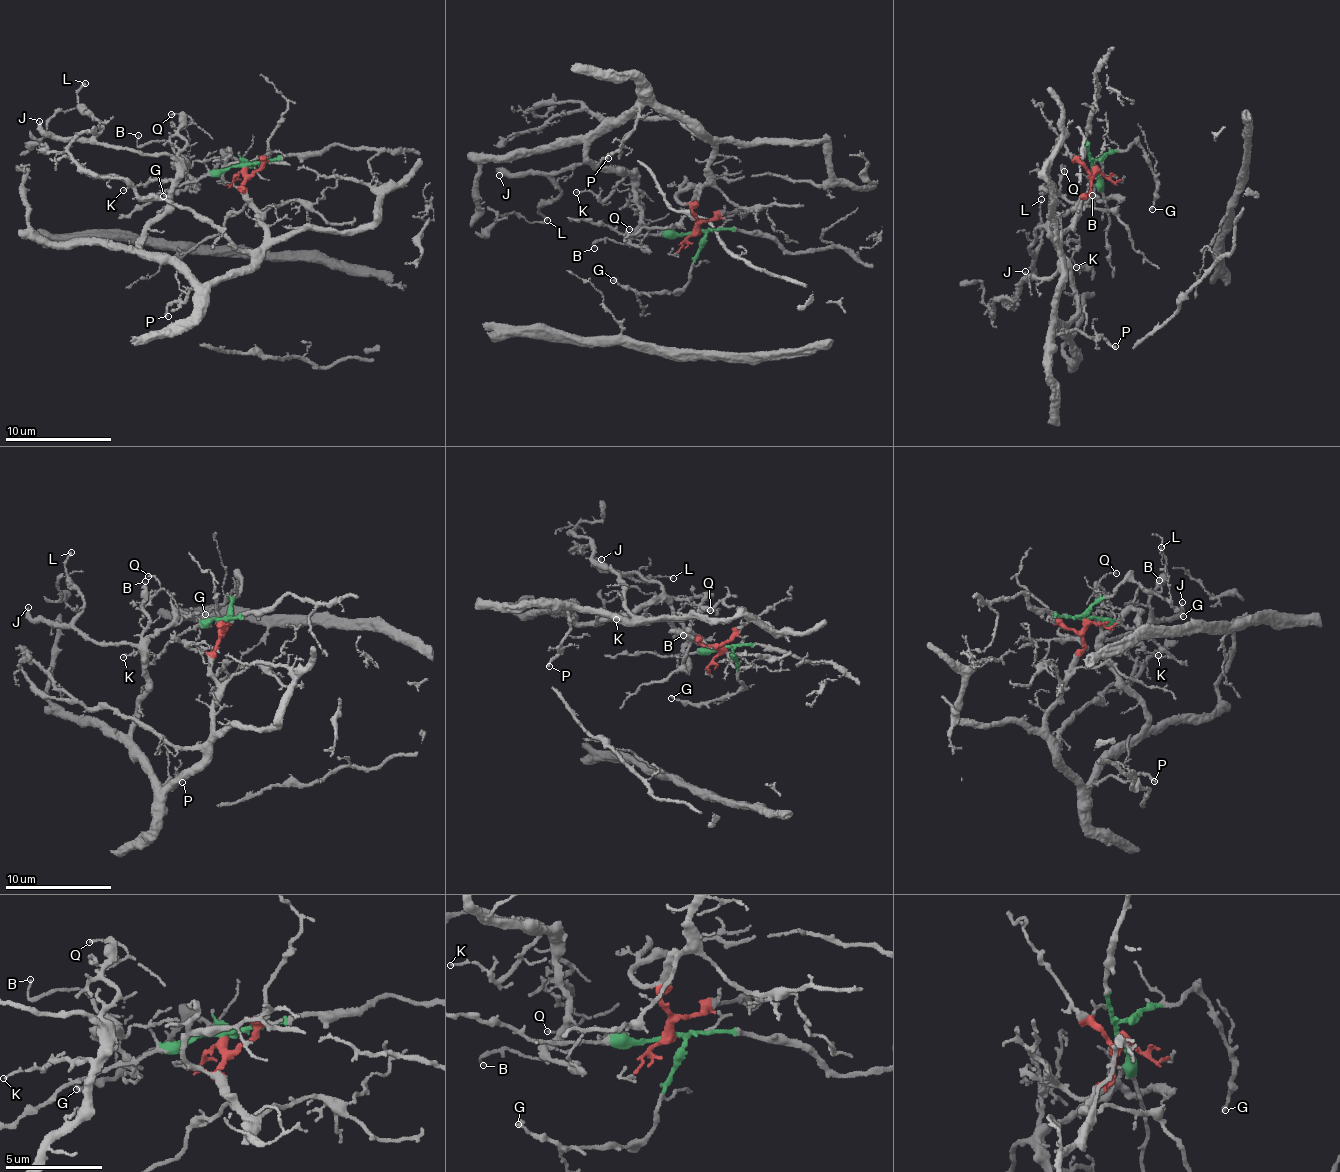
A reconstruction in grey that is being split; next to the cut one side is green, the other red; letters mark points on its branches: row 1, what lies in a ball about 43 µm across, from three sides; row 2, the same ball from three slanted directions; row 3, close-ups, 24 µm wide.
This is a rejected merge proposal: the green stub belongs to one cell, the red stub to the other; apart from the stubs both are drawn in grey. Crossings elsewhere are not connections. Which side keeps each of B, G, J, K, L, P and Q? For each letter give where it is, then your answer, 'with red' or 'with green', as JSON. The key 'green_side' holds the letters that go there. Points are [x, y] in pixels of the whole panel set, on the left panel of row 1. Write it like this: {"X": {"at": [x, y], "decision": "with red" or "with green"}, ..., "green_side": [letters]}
{"B": {"at": [138, 135], "decision": "with red"}, "G": {"at": [163, 196], "decision": "with green"}, "J": {"at": [39, 121], "decision": "with red"}, "K": {"at": [123, 190], "decision": "with red"}, "L": {"at": [85, 83], "decision": "with red"}, "P": {"at": [168, 316], "decision": "with red"}, "Q": {"at": [171, 114], "decision": "with red"}, "green_side": ["G"]}

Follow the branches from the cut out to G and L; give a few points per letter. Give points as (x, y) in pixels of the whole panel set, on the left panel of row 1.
G: (244, 166), (250, 163), (221, 158), (213, 170), (163, 196)
L: (244, 166), (263, 250), (193, 283), (139, 246), (177, 161), (96, 142), (101, 122), (77, 103), (85, 82)

